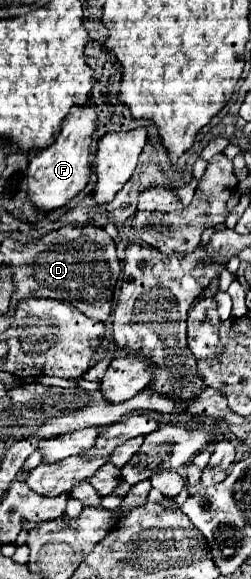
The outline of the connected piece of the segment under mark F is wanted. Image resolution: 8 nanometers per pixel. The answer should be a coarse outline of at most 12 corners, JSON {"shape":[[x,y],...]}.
{"shape":[[75,105],[29,161],[29,197],[63,207],[89,181],[97,111]]}

